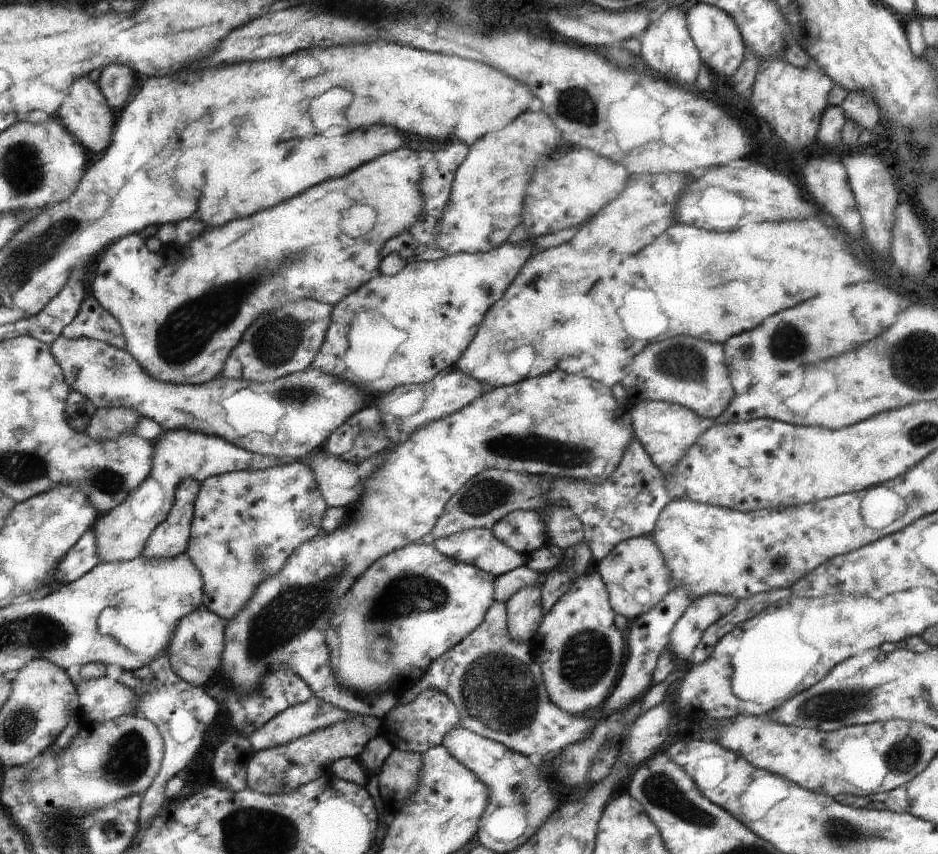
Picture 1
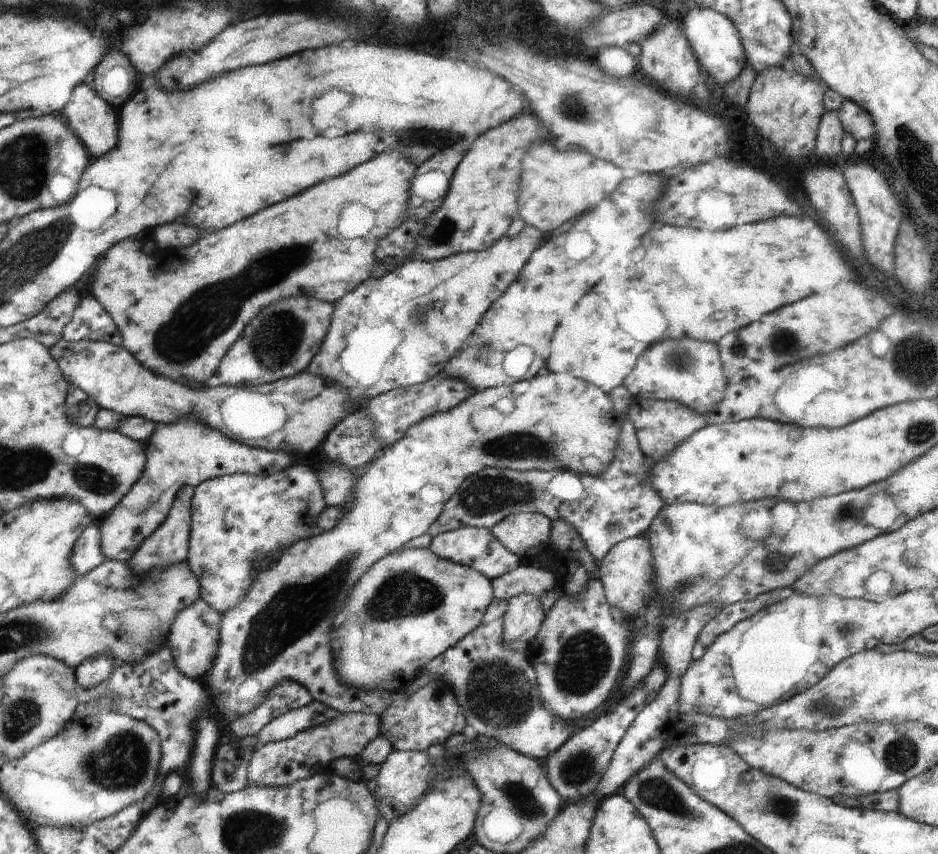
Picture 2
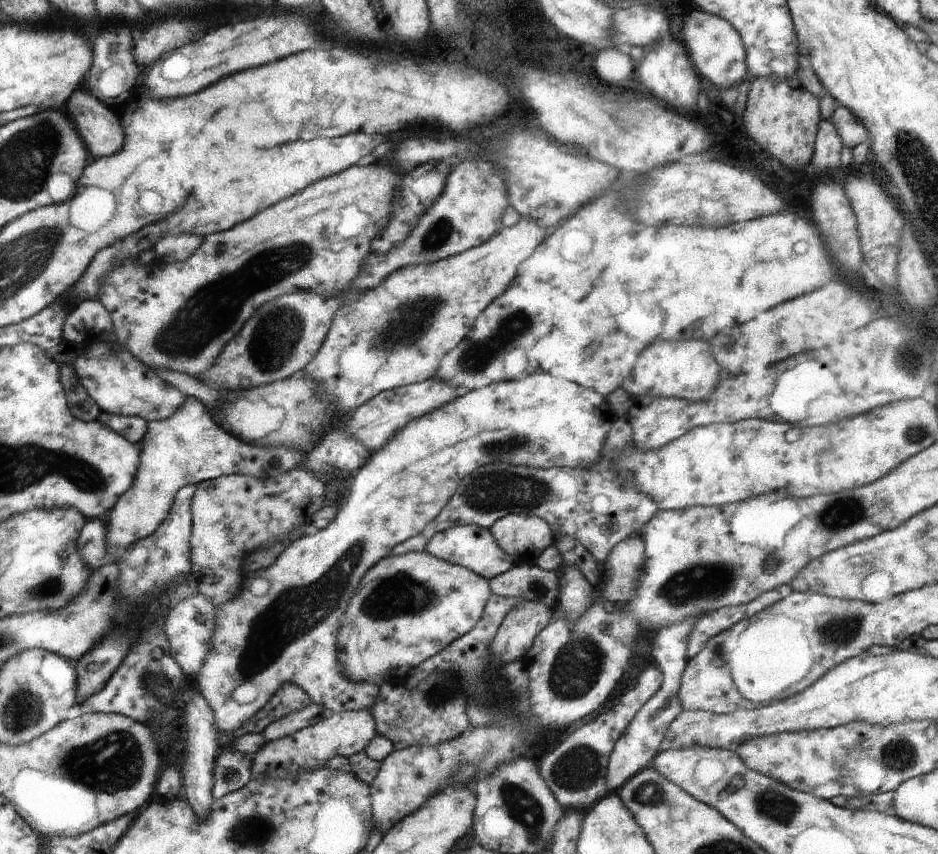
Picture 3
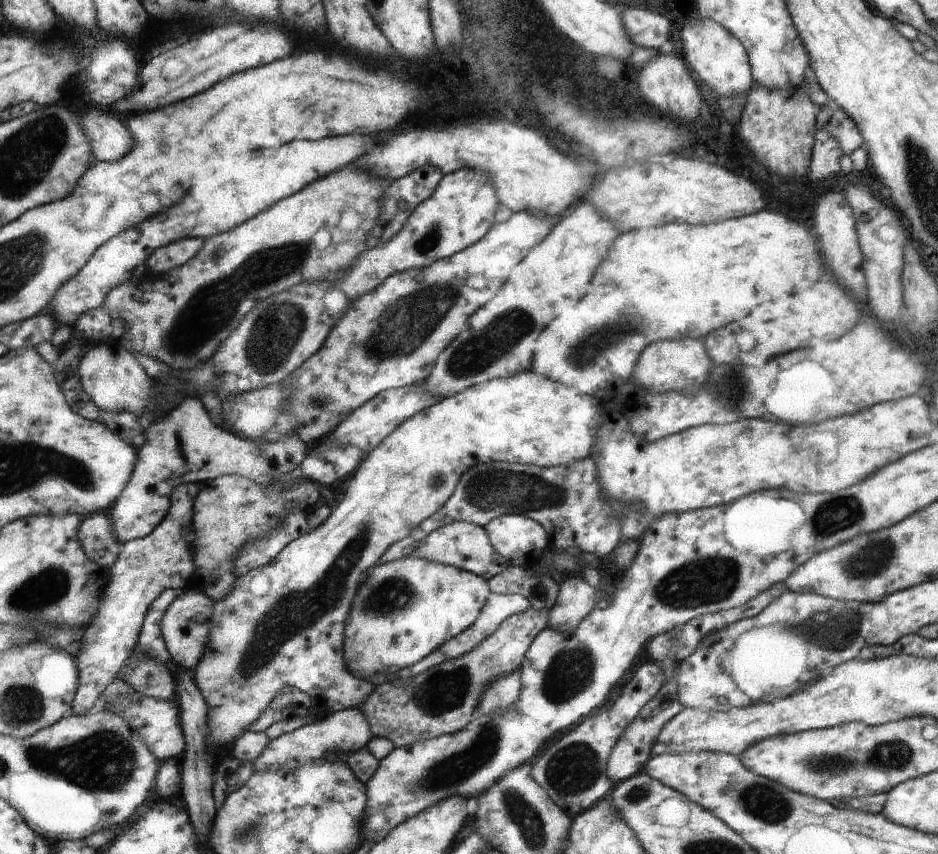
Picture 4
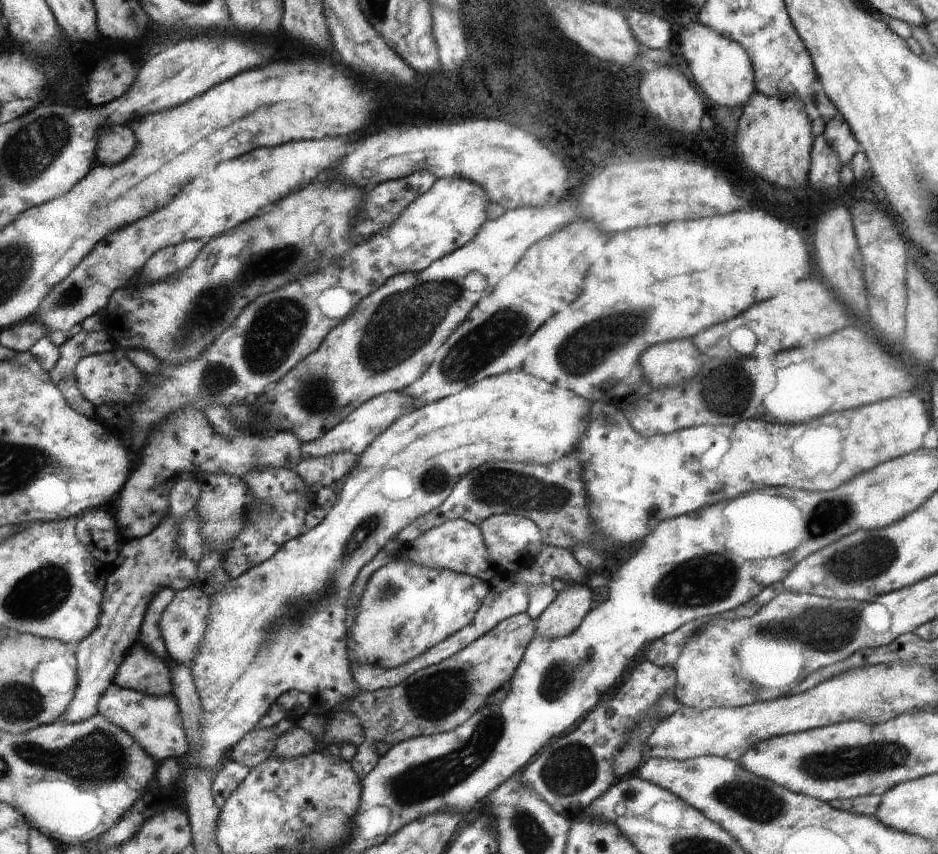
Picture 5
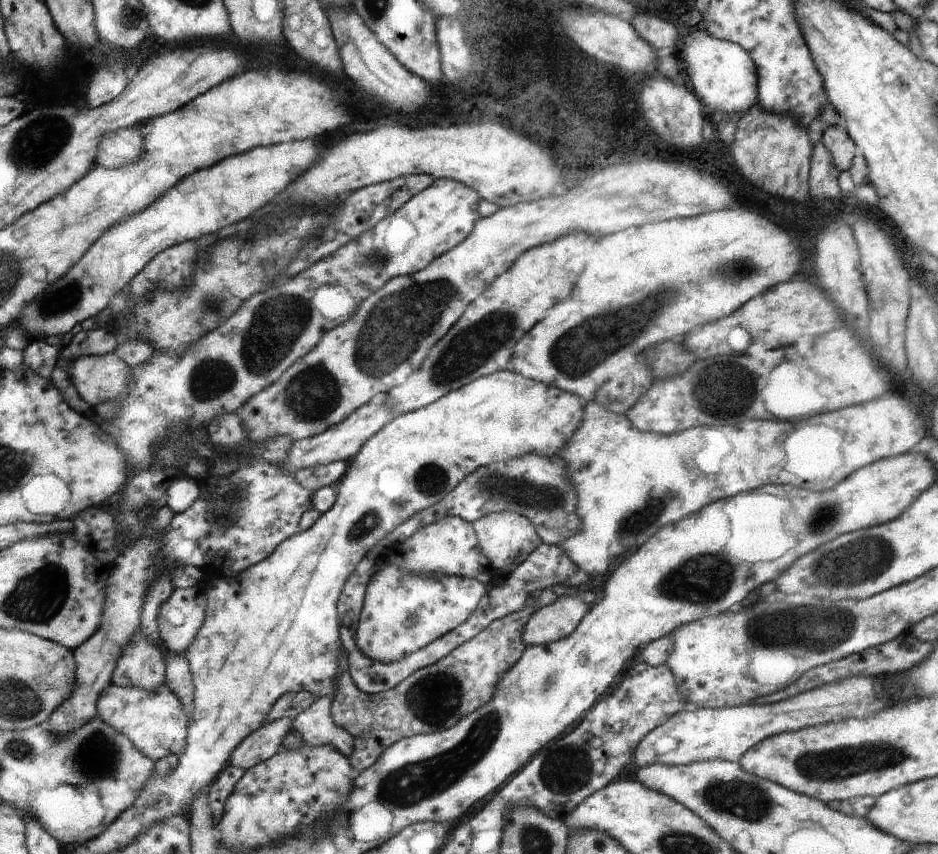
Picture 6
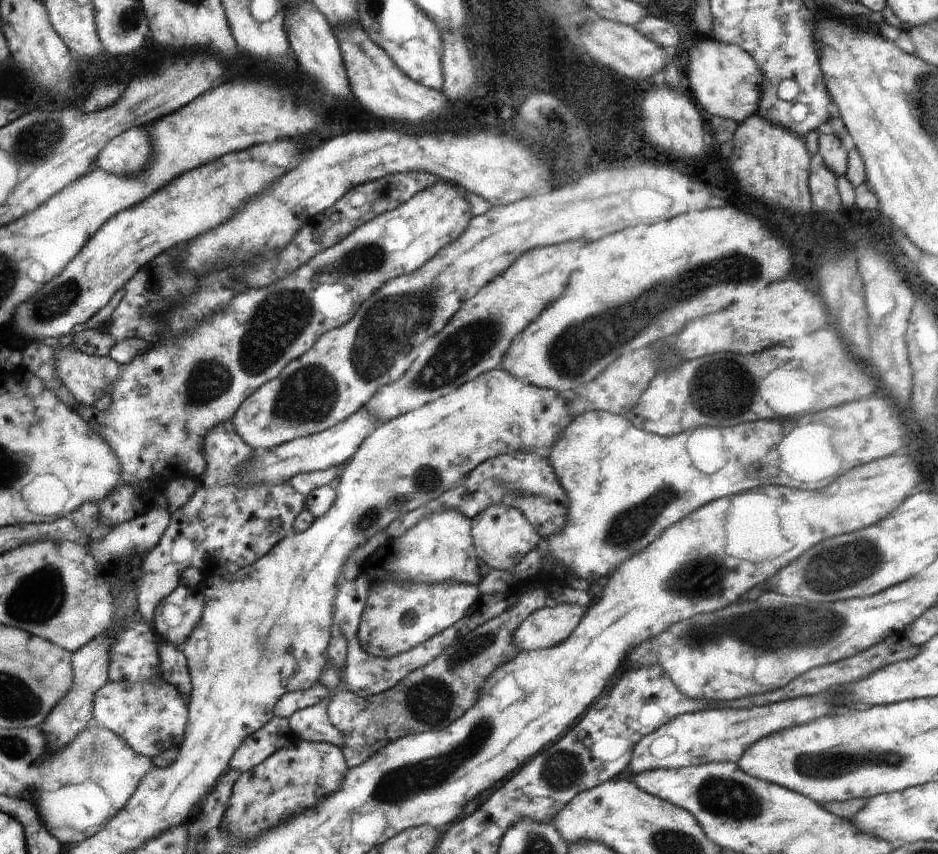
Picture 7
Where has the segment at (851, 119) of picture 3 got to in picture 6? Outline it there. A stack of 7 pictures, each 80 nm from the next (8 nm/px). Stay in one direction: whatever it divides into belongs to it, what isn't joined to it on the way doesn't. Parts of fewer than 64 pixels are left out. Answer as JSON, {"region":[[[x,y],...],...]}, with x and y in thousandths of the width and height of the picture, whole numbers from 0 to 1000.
{"region":[[[899,146],[881,148],[875,165],[886,178],[888,191],[892,198],[896,201],[905,199],[907,187],[914,178],[910,176],[910,165],[904,159]]]}

